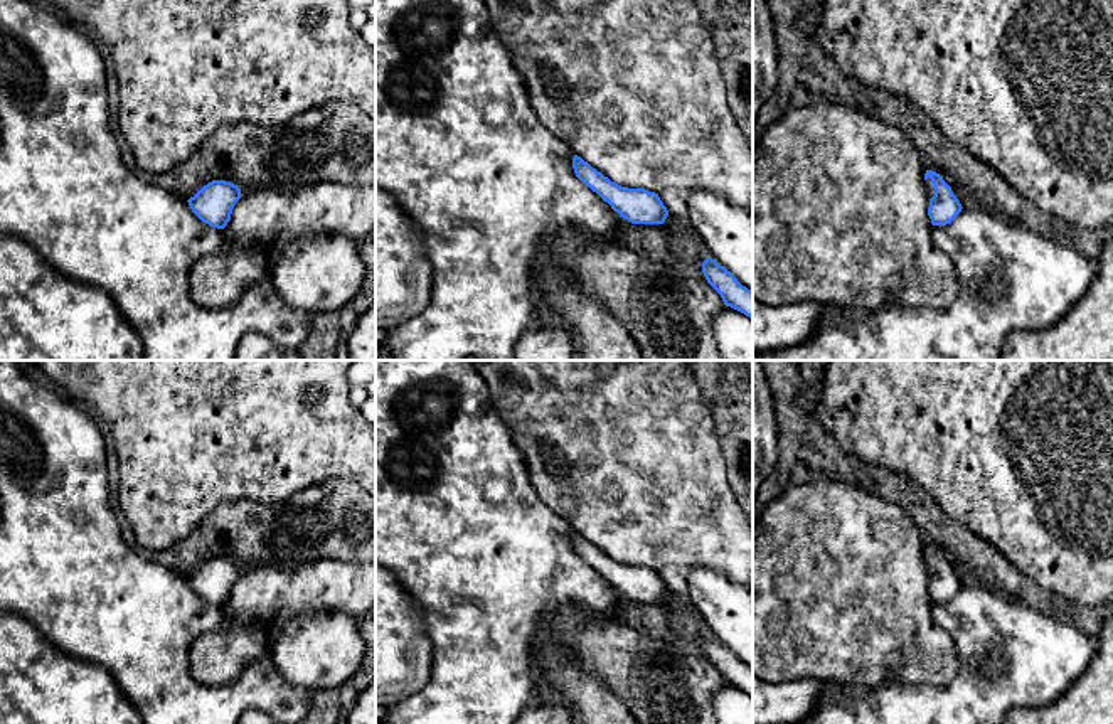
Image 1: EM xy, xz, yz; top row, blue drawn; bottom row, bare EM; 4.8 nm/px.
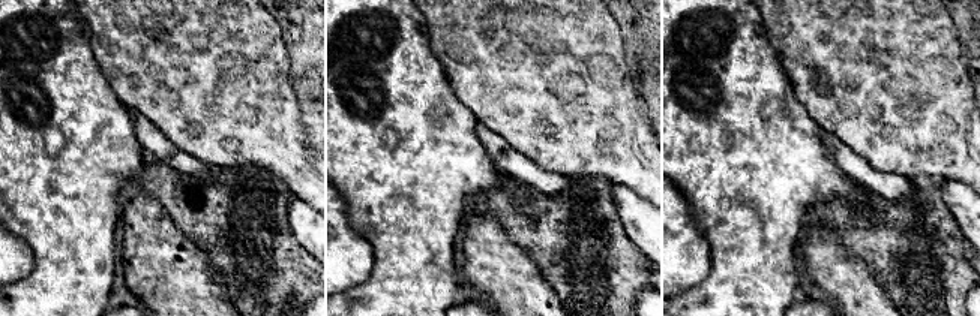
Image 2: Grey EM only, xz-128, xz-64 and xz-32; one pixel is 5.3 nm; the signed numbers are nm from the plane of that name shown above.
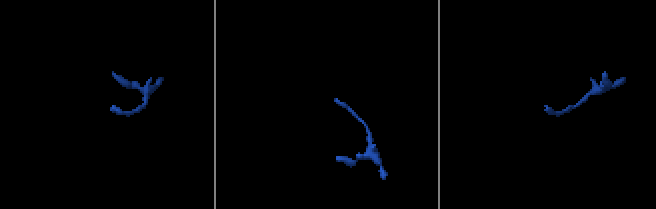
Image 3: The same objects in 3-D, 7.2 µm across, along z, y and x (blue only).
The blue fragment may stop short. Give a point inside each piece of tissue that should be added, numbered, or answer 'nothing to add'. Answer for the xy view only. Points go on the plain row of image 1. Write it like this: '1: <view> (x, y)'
nothing to add

